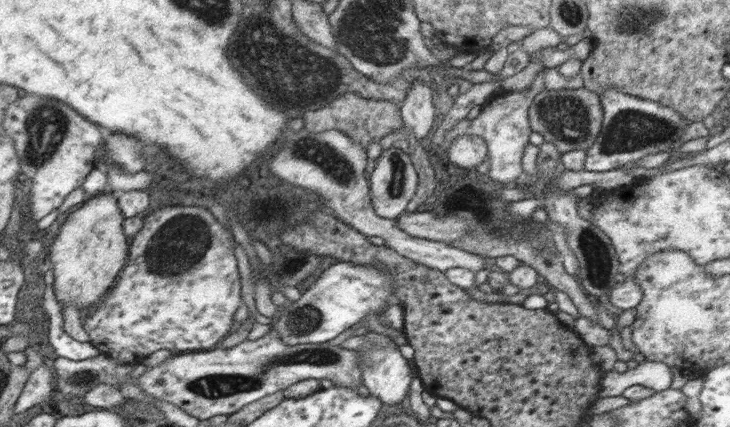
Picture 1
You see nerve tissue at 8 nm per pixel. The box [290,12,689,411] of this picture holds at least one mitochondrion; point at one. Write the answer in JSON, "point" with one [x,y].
{"point":[630,130]}

